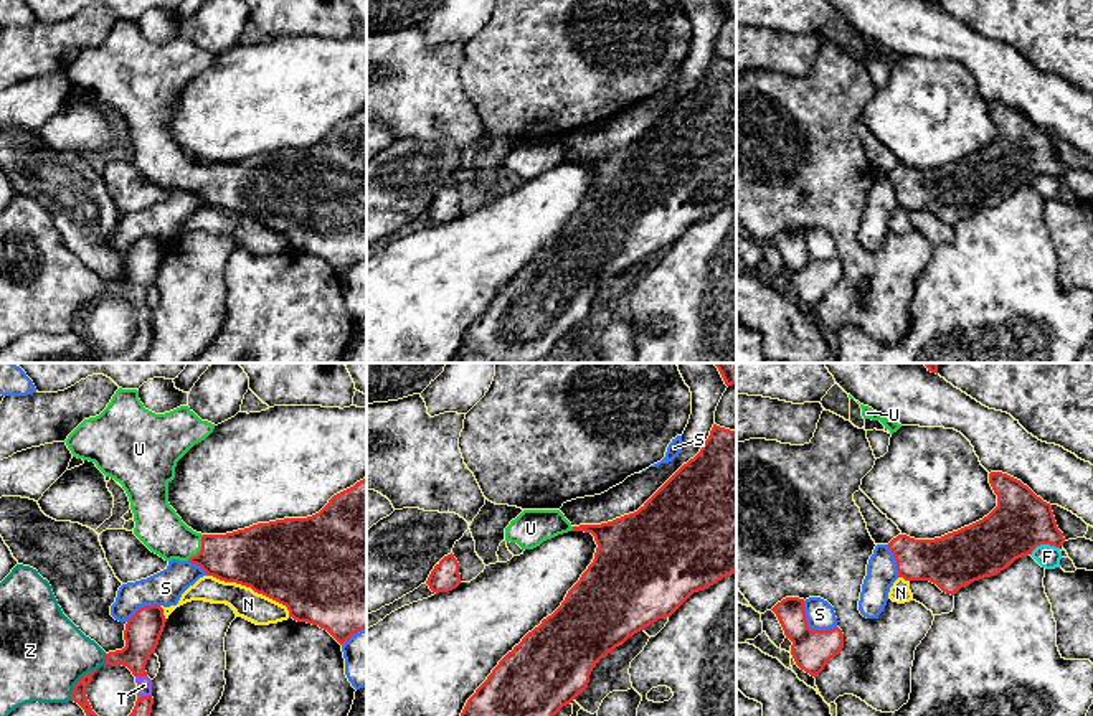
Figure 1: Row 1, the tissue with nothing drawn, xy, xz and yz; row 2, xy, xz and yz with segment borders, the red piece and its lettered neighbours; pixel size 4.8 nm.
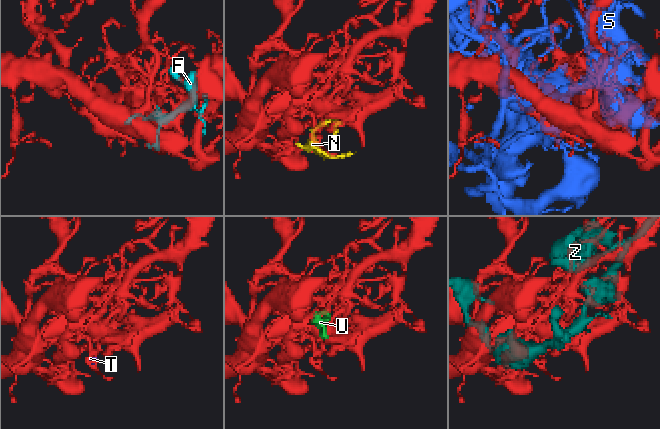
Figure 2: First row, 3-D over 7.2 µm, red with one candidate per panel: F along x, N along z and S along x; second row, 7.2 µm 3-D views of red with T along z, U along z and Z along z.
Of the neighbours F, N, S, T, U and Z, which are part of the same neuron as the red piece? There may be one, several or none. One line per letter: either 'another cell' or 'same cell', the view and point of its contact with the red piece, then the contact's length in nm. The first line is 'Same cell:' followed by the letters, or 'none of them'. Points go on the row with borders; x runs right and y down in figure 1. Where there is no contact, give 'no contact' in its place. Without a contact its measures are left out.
Same cell: T, U
F: another cell; contact yz (1044, 543); length 150 nm
N: another cell; contact xy (251, 588); length 440 nm
S: another cell; contact yz (808, 627); length 220 nm
T: same cell; contact xy (144, 697); length 80 nm
U: same cell; contact xy (200, 550); length 150 nm
Z: another cell; contact xy (78, 682); length 200 nm

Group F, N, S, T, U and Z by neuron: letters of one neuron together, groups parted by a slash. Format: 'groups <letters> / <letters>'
groups F / N / S / T U / Z

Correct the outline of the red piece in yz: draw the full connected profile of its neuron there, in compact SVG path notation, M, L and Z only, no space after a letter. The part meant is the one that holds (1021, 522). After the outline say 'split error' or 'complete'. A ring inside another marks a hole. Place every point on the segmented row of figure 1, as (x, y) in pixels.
M991 472L989 483L997 495L997 506L982 520L934 539L915 539L898 535L887 546L897 561L898 577L930 581L943 592L954 596L974 581L991 577L1009 568L1015 559L1032 554L1040 544L1063 546L1052 505L1037 497L1020 480Z; complete

